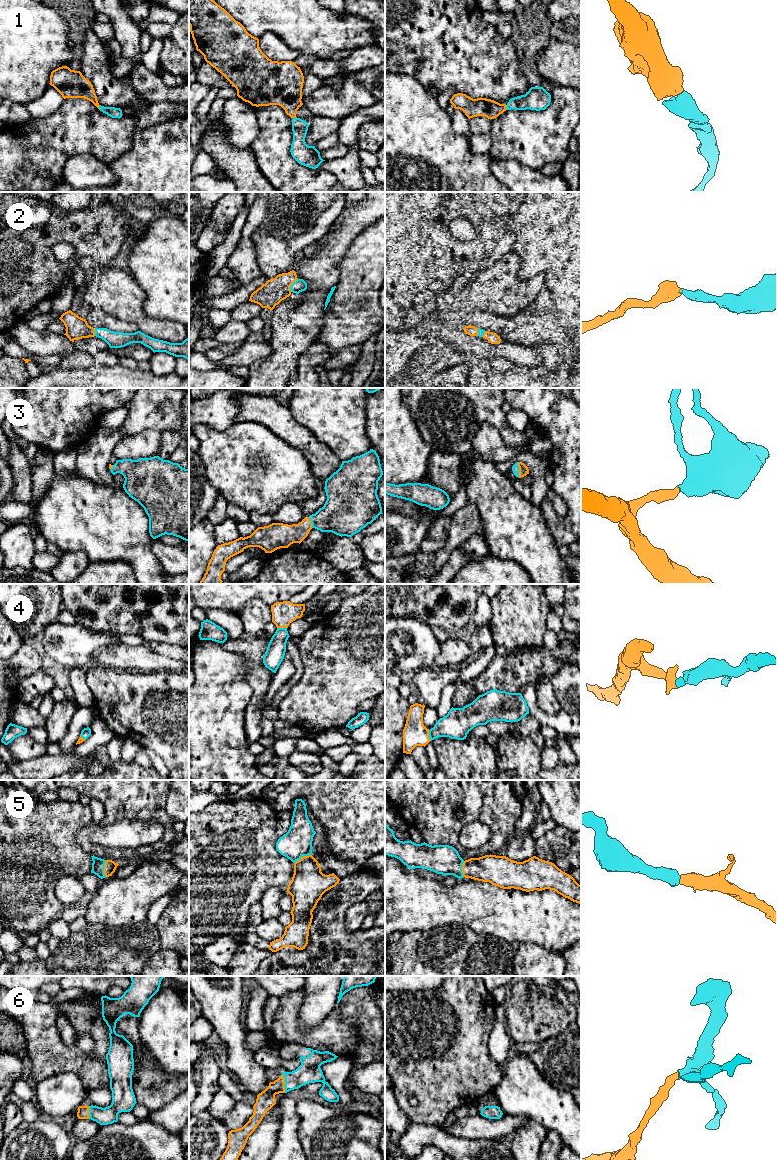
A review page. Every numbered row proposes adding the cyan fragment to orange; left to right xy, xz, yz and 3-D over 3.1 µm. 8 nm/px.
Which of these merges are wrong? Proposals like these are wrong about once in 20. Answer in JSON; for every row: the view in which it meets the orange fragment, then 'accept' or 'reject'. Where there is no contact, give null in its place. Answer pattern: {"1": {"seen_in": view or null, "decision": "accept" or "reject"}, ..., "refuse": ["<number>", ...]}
{"1": {"seen_in": "xy", "decision": "accept"}, "2": {"seen_in": "xz", "decision": "accept"}, "3": {"seen_in": "yz", "decision": "accept"}, "4": {"seen_in": "yz", "decision": "accept"}, "5": {"seen_in": "xz", "decision": "accept"}, "6": {"seen_in": "xz", "decision": "accept"}, "refuse": []}

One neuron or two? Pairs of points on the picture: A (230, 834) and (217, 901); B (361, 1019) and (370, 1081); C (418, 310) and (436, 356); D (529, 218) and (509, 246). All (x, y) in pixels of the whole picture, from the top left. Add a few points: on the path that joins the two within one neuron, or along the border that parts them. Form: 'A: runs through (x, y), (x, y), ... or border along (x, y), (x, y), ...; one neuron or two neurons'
A: runs through (227, 851), (217, 864), (217, 884); one neuron
B: border along (374, 1061), (352, 1070); two neurons
C: border along (426, 324), (401, 331); two neurons
D: border along (506, 230), (513, 236), (517, 249); two neurons

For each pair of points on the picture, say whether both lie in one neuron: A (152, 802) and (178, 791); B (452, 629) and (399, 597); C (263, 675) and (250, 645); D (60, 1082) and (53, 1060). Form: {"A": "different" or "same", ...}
{"A": "different", "B": "same", "C": "same", "D": "different"}

